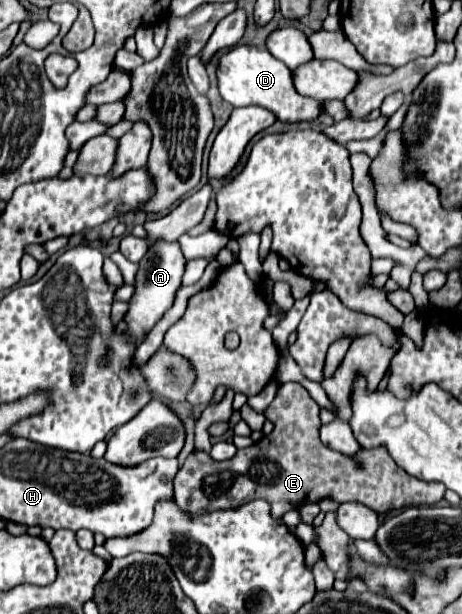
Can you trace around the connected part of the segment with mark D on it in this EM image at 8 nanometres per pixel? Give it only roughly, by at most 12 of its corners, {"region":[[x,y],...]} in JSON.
{"region":[[237,45],[217,69],[233,107],[281,123],[315,121],[323,103],[297,93],[267,49]]}

